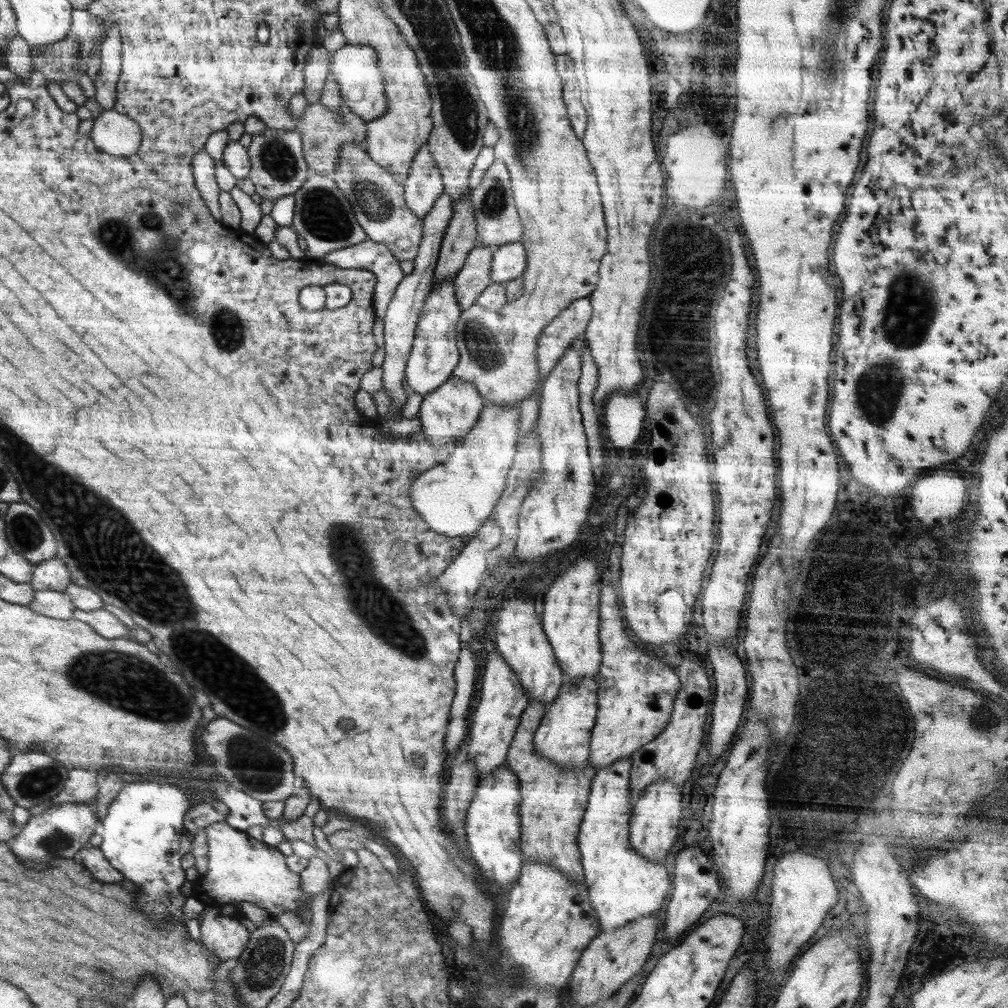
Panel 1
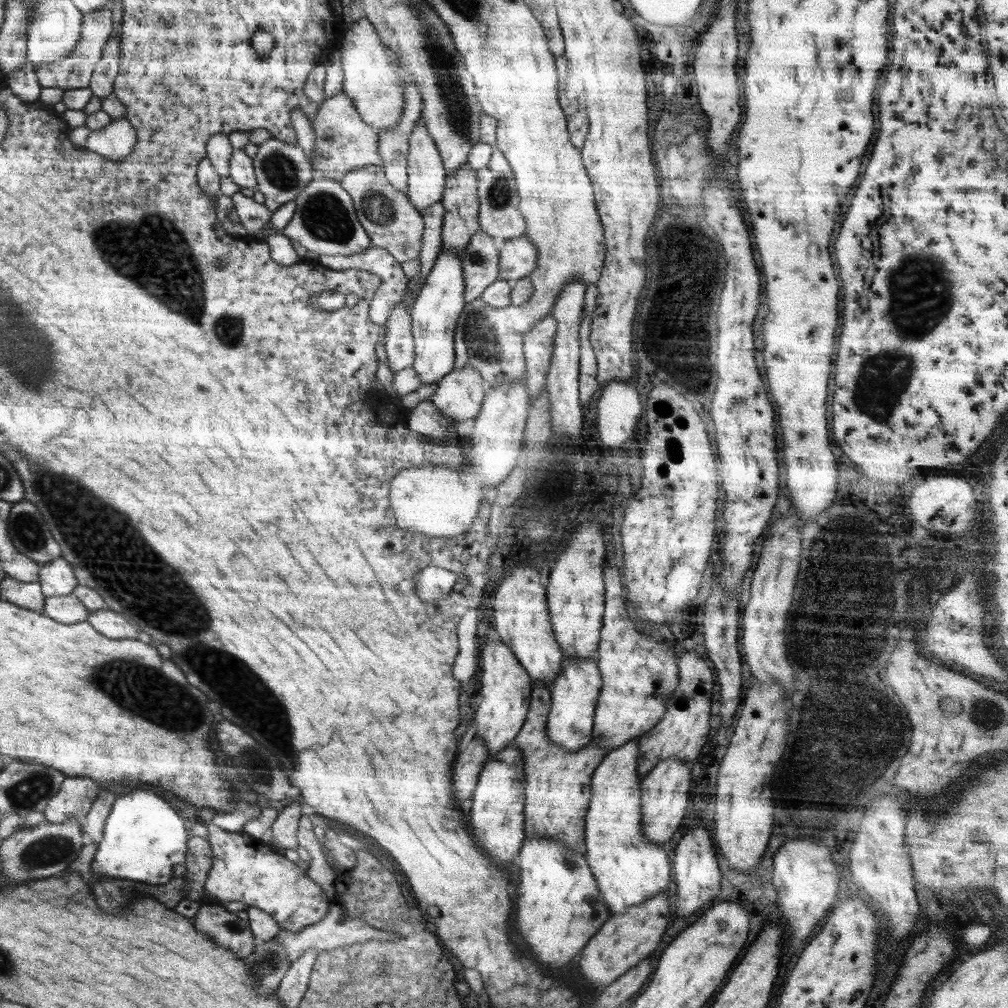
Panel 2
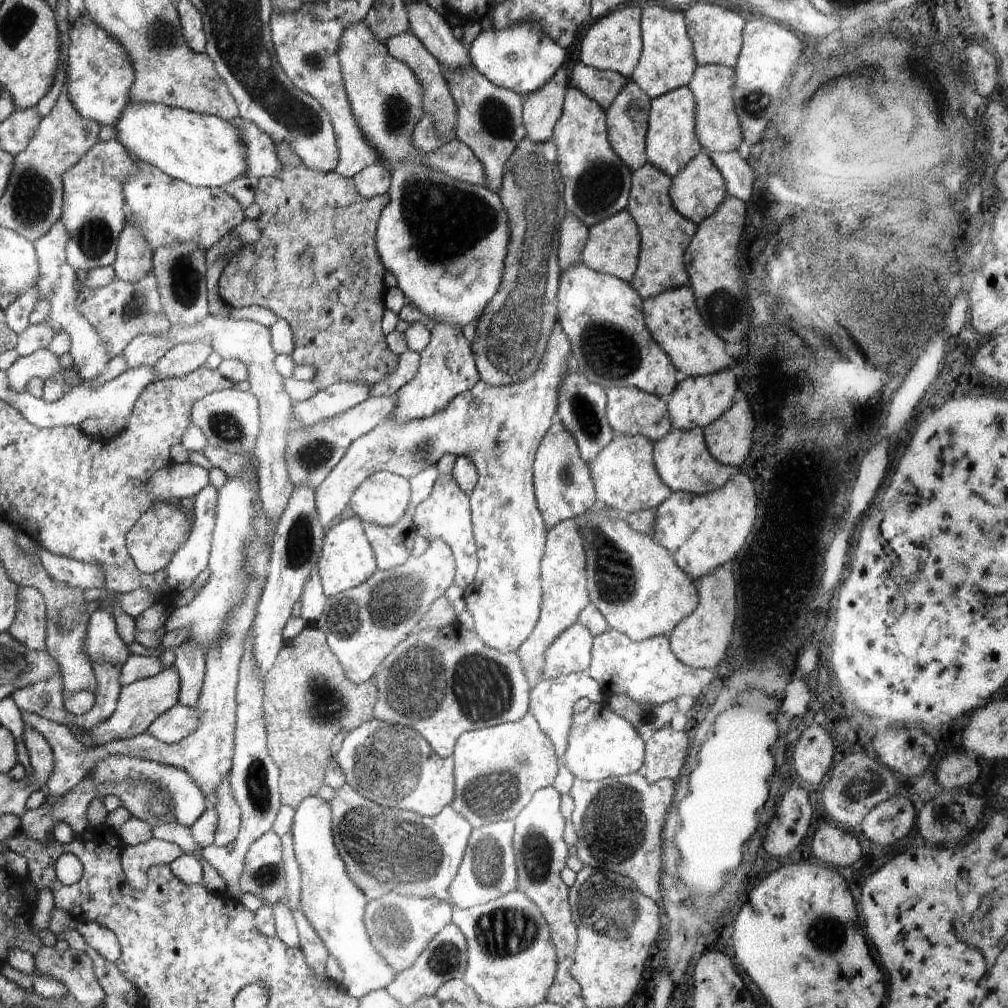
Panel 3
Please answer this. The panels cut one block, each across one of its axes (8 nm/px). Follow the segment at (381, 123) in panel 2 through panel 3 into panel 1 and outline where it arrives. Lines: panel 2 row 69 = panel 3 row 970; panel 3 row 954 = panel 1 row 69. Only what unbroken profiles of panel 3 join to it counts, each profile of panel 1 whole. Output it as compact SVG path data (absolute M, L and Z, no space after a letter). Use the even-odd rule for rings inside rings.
M345 44L330 54L329 70L339 84L343 103L365 122L374 120L389 110L383 72L378 68L378 63L377 52L370 46Z

